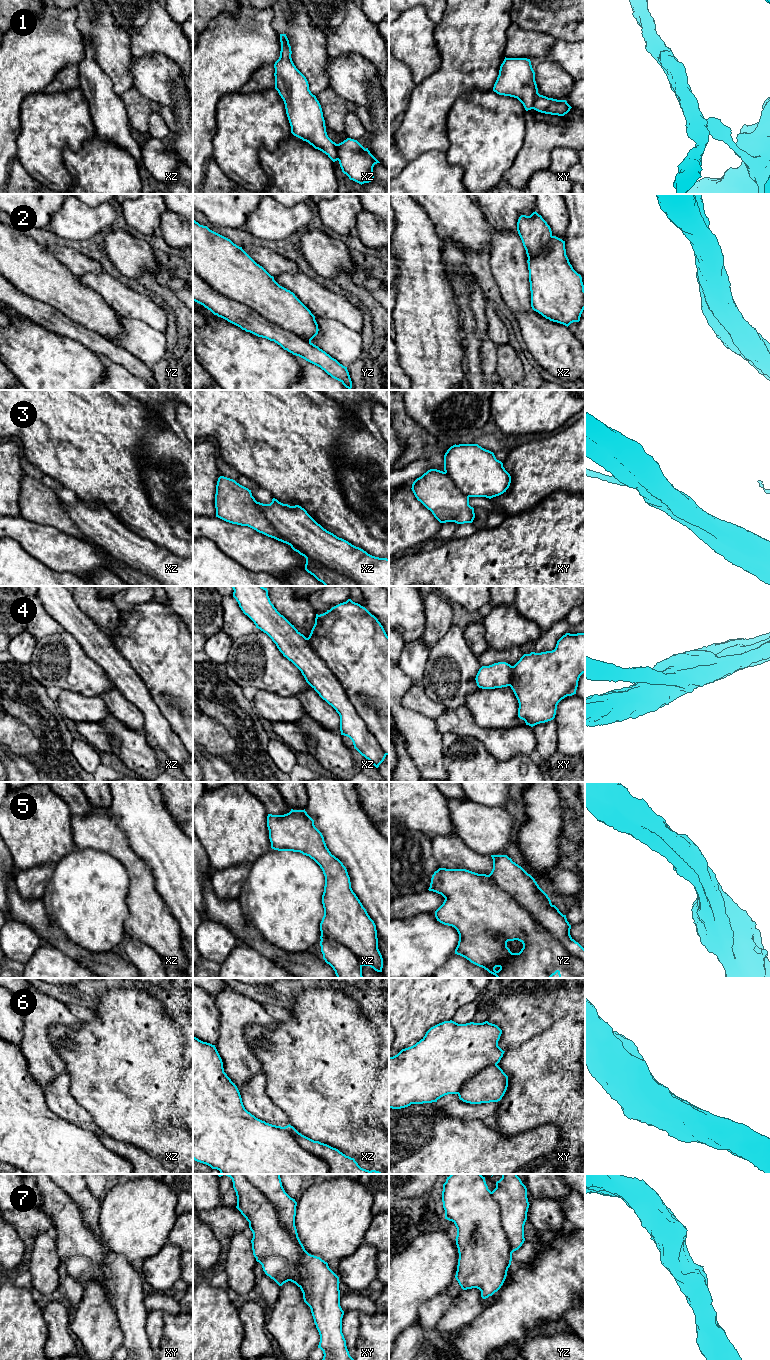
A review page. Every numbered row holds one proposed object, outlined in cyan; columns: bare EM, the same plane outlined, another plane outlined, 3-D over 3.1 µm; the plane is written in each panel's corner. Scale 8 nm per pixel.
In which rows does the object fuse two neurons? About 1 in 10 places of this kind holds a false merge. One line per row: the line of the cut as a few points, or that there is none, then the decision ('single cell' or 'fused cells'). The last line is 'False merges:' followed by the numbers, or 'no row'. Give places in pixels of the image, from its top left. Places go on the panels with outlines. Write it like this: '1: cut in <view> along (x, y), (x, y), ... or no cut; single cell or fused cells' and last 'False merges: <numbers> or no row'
1: cut in xz along (336, 144), (338, 159); fused cells
2: no cut; single cell
3: no cut; single cell
4: no cut; single cell
5: no cut; single cell
6: no cut; single cell
7: no cut; single cell
False merges: 1

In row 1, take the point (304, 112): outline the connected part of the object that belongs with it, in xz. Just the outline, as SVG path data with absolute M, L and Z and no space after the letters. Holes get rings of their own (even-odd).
M280 34L280 42L280 57L274 64L275 89L284 101L291 133L335 162L338 160L337 144L327 135L321 105L309 90L306 77L292 61L286 34Z

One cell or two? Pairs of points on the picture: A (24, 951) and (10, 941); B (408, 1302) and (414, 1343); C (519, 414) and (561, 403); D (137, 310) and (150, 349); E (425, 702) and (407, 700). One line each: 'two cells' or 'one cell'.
A: one cell
B: one cell
C: one cell
D: two cells
E: one cell

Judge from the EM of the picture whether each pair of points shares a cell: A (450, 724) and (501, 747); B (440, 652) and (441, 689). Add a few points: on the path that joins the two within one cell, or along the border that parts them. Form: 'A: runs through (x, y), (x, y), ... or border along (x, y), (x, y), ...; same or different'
A: runs through (463, 724), (488, 737); same
B: runs through (441, 661), (441, 680); same

